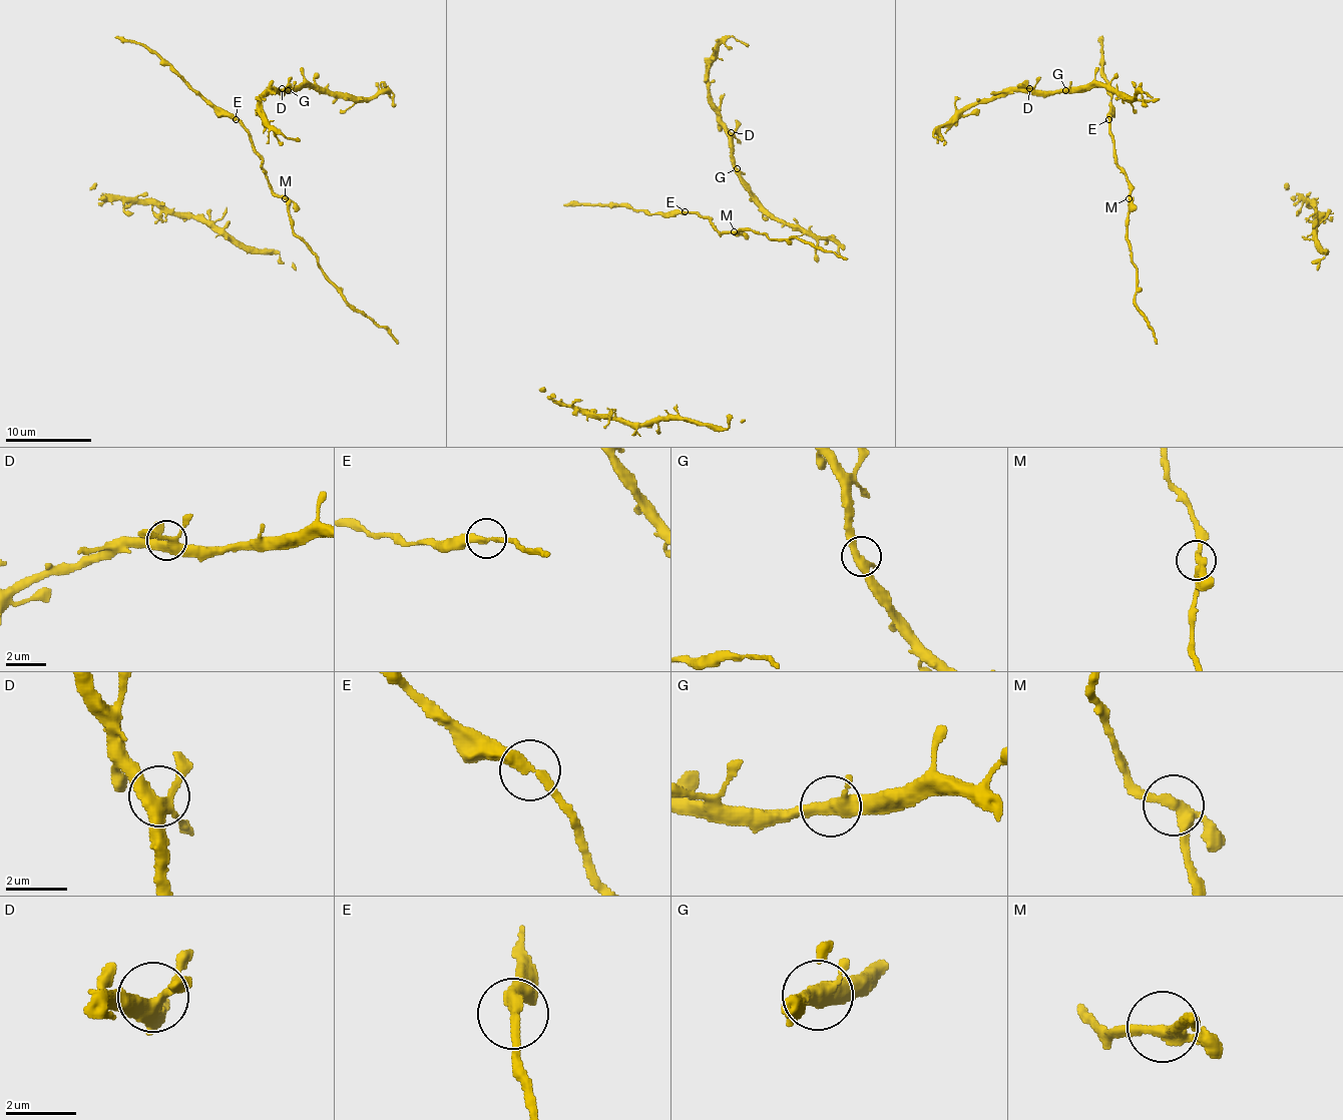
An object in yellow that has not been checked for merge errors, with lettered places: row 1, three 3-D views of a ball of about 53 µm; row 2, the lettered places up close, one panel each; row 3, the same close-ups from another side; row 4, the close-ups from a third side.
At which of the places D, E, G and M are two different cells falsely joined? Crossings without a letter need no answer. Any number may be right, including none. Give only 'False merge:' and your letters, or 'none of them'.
False merge: none of them

